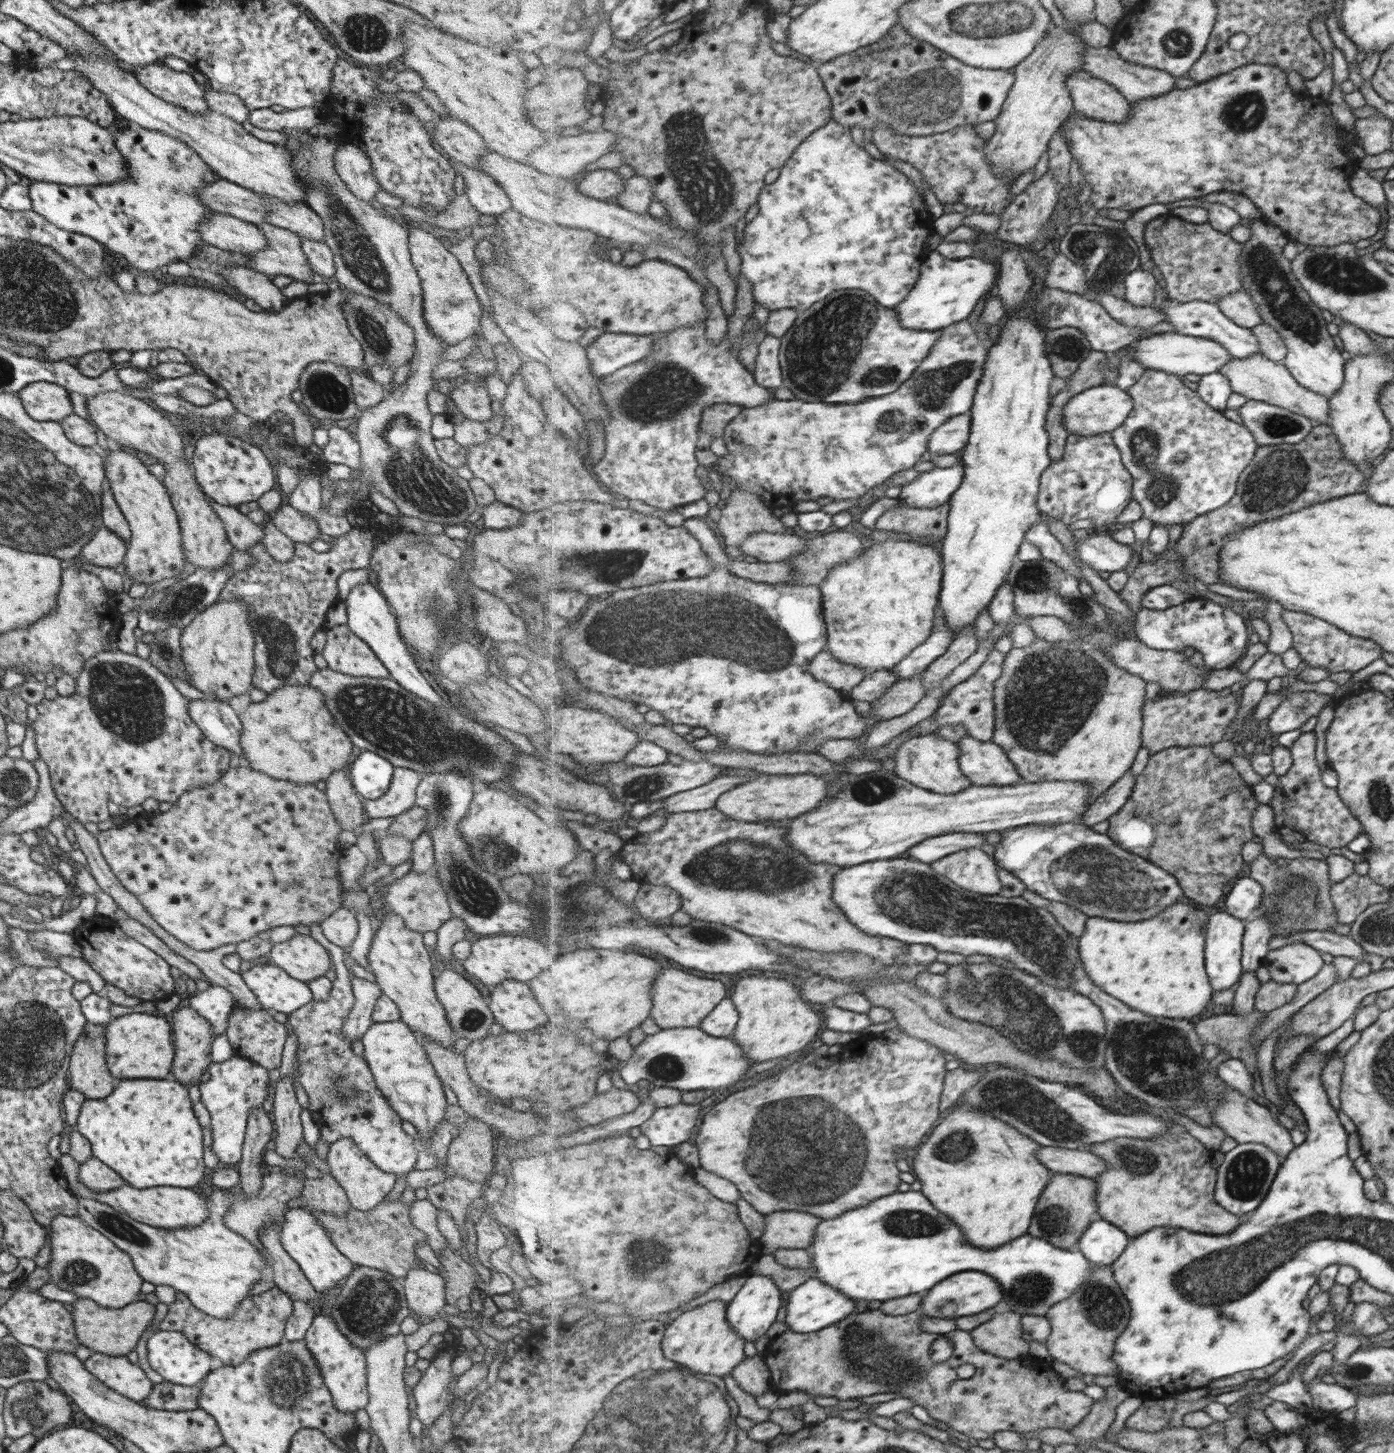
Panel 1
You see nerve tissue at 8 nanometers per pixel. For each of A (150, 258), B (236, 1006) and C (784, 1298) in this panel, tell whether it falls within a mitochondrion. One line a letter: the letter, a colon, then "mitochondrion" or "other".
A: other
B: other
C: other

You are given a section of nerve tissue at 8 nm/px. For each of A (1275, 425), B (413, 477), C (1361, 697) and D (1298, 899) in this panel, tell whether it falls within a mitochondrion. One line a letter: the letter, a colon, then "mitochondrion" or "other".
A: mitochondrion
B: mitochondrion
C: other
D: mitochondrion

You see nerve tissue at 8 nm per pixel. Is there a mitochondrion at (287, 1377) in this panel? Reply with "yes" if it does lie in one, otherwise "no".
yes

